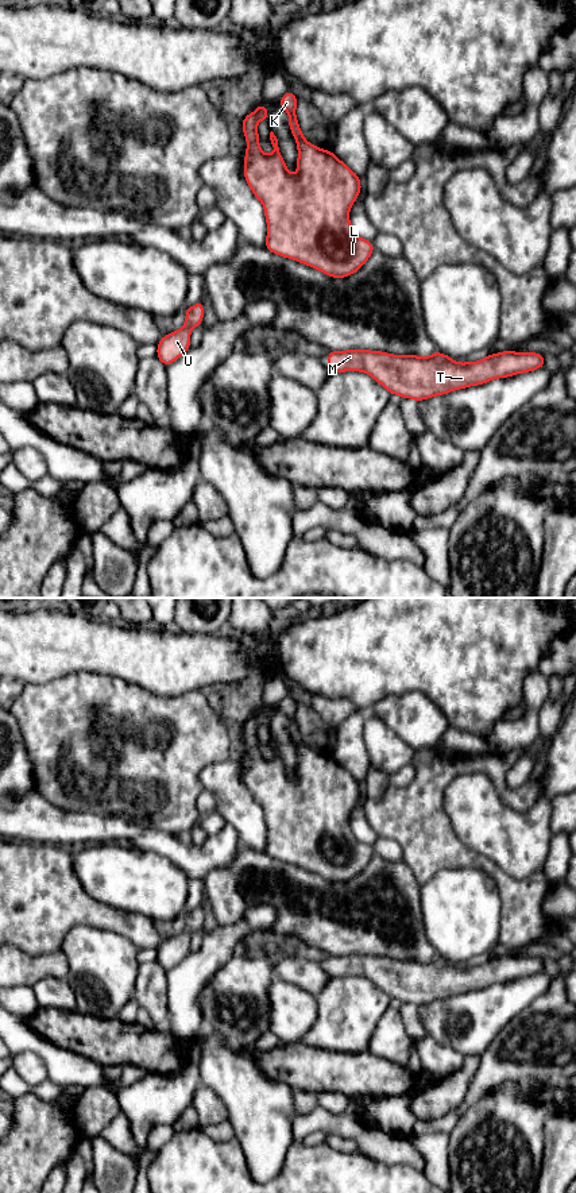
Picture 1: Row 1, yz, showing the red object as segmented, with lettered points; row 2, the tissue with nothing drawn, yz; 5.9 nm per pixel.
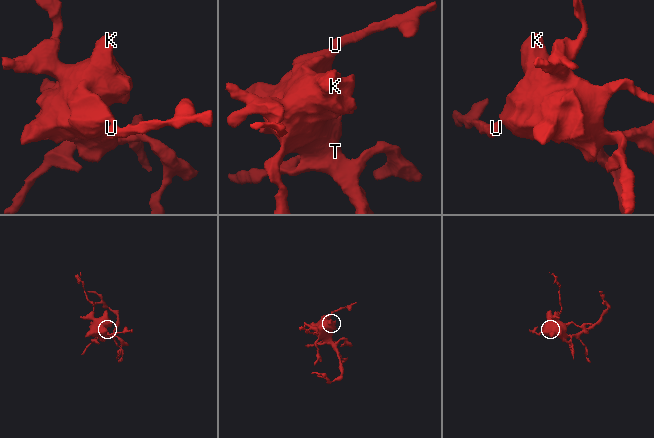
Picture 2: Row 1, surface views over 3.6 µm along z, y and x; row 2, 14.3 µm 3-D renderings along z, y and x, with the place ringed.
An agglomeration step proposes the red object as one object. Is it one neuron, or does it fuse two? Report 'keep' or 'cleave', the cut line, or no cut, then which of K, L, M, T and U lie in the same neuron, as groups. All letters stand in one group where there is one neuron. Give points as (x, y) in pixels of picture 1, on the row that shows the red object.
keep; cut none; groups K L M T U

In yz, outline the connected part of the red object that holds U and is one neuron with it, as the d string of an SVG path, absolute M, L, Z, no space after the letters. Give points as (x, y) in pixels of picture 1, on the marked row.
M204 301L185 309L185 325L163 336L156 344L156 358L167 367L190 348L190 332L200 327L204 318Z

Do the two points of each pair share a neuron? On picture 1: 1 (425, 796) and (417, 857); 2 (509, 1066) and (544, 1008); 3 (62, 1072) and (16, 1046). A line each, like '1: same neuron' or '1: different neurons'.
1: same neuron
2: same neuron
3: same neuron

